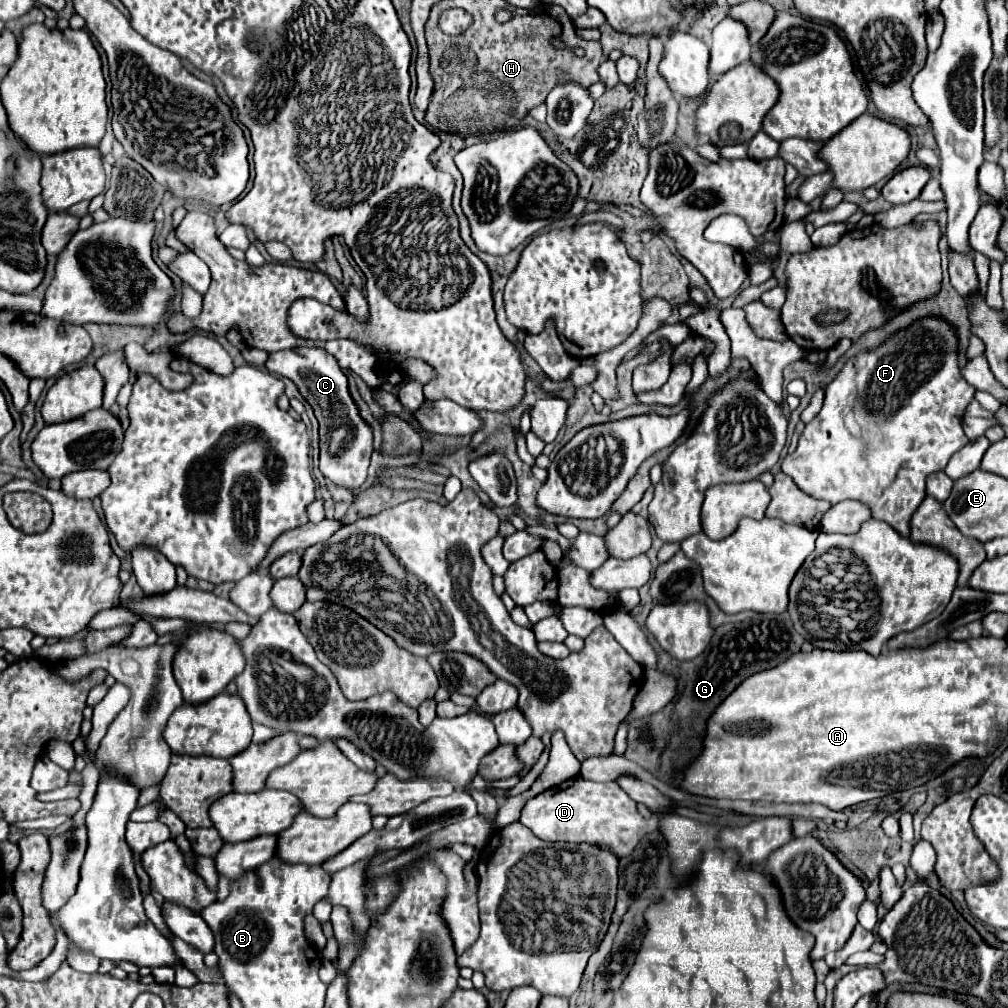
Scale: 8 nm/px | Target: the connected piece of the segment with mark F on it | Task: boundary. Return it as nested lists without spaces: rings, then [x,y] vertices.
[[[925,315],[889,335],[879,347],[859,351],[827,385],[823,409],[805,425],[795,453],[783,459],[783,473],[791,475],[803,493],[825,499],[831,505],[843,499],[867,503],[875,519],[889,523],[897,533],[909,537],[911,517],[925,499],[925,479],[931,473],[943,471],[951,455],[969,443],[961,419],[967,405],[975,399],[975,387],[963,379],[957,357],[957,329],[941,315]]]

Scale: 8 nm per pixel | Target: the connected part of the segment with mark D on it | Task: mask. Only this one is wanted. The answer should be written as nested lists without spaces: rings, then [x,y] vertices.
[[[583,777],[567,779],[563,785],[551,787],[529,799],[521,809],[521,823],[545,841],[587,841],[609,847],[617,857],[629,855],[639,839],[658,826],[661,817],[652,814],[645,819],[637,811],[637,803],[617,783],[595,783]]]

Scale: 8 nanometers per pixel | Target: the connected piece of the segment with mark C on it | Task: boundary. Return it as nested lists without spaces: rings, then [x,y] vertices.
[[[307,349],[299,351],[279,351],[271,353],[265,367],[277,375],[289,377],[307,403],[313,407],[315,417],[319,421],[319,447],[321,447],[321,463],[319,471],[325,479],[333,481],[343,489],[359,489],[365,483],[369,459],[373,453],[373,429],[359,415],[359,409],[349,393],[349,381],[343,369],[337,365],[335,357],[323,349]]]

